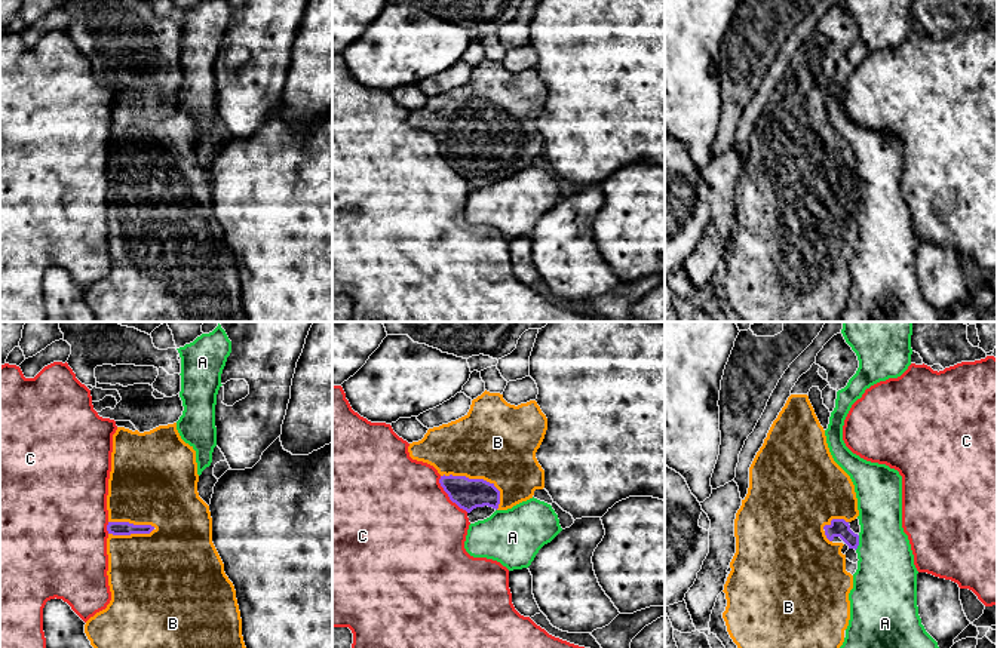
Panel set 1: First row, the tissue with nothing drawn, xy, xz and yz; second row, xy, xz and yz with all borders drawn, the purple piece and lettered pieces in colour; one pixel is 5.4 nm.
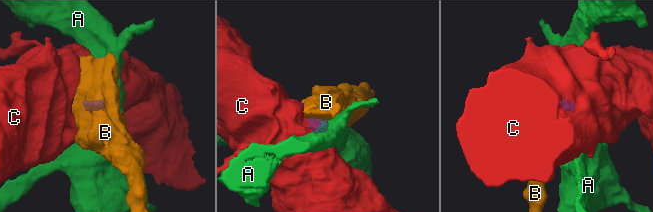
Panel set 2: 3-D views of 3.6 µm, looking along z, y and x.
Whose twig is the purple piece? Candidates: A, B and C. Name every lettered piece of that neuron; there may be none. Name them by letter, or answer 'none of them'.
B

